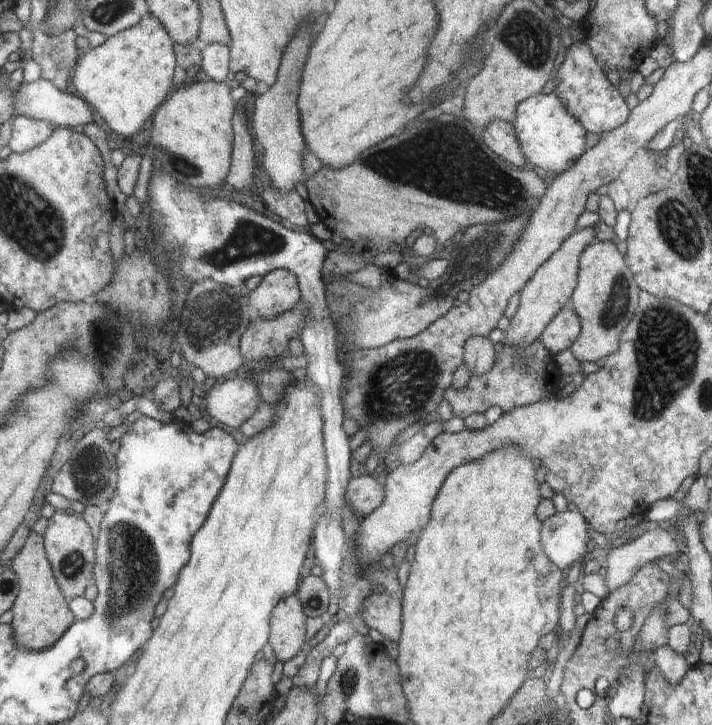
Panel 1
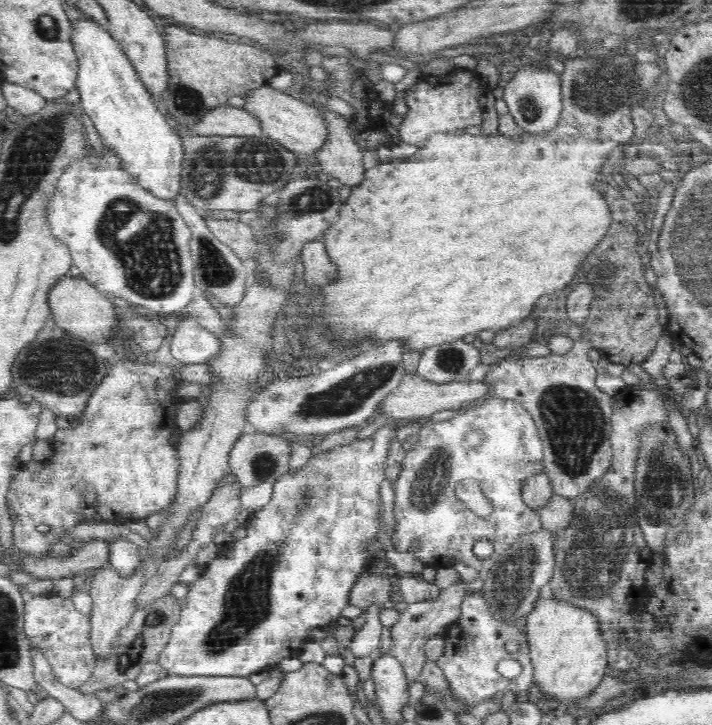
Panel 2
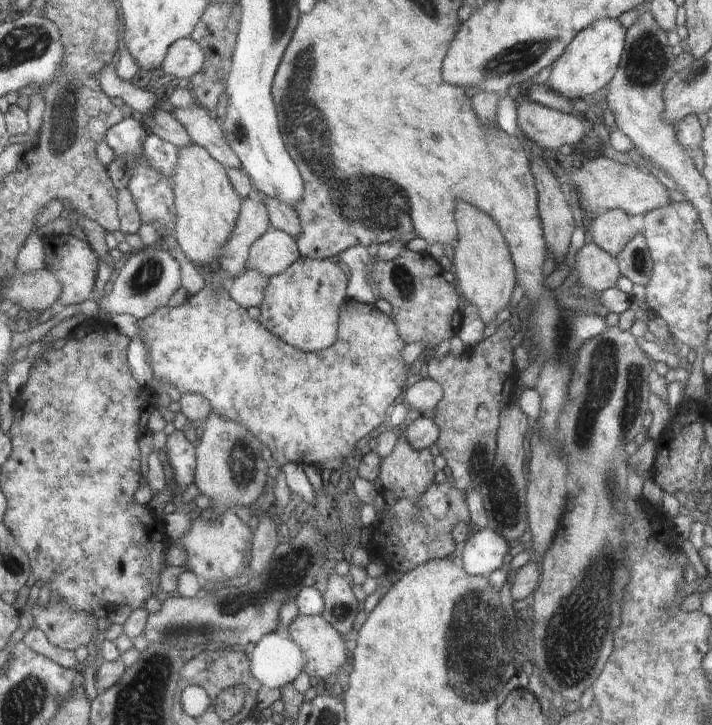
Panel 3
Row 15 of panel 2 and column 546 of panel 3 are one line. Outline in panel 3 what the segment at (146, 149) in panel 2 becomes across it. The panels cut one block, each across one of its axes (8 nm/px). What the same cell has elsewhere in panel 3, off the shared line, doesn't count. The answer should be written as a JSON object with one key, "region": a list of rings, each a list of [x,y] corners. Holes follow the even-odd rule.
{"region":[[[606,18],[592,23],[585,31],[576,36],[564,55],[552,63],[549,77],[544,84],[550,90],[564,98],[583,99],[602,86],[612,82],[614,75],[617,74],[618,67],[621,66],[621,56],[625,54],[626,30],[618,22],[618,19]]]}

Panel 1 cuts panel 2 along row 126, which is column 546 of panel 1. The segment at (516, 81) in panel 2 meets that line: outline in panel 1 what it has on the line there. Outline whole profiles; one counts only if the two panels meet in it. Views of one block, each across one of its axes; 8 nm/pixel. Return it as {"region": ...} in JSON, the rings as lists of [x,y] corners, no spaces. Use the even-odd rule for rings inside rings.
{"region":[[[578,510],[553,514],[542,521],[542,544],[549,559],[562,570],[568,569],[588,551],[588,540],[592,538],[587,519]]]}

